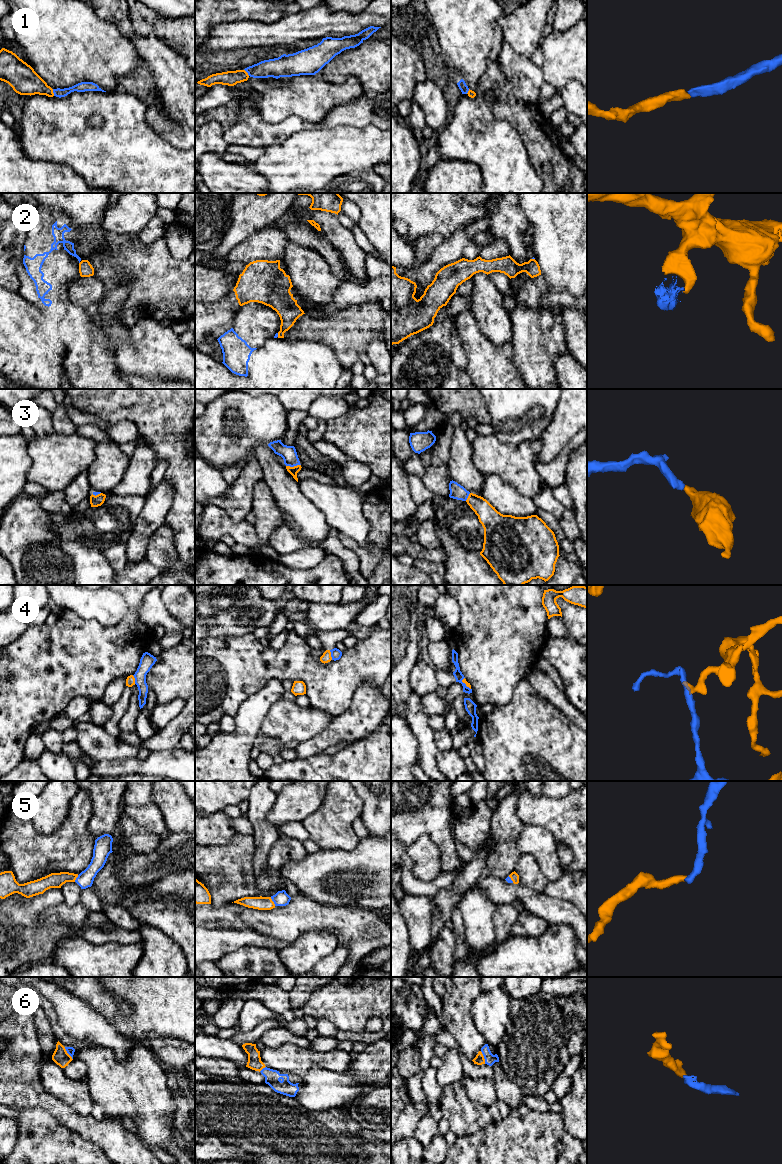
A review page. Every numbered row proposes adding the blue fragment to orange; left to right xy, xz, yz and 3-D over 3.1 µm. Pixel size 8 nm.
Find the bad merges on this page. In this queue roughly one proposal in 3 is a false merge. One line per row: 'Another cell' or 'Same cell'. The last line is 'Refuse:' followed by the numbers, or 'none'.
1: Same cell
2: Another cell
3: Same cell
4: Another cell
5: Same cell
6: Same cell
Refuse: 2, 4

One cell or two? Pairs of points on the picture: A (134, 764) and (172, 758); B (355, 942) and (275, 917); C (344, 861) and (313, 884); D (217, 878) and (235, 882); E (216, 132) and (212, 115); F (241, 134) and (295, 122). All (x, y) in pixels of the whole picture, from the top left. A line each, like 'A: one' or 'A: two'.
A: one
B: one
C: one
D: two
E: two
F: one

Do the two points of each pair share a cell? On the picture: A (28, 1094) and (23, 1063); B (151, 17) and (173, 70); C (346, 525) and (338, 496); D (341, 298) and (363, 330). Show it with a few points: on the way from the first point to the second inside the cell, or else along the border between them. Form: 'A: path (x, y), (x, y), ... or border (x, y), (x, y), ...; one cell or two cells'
A: path (23, 1086), (23, 1071); one cell
B: border (137, 33), (142, 35), (154, 34), (179, 53); two cells
C: path (346, 518), (342, 507), (338, 503); one cell
D: border (370, 301), (353, 304), (325, 316); two cells

